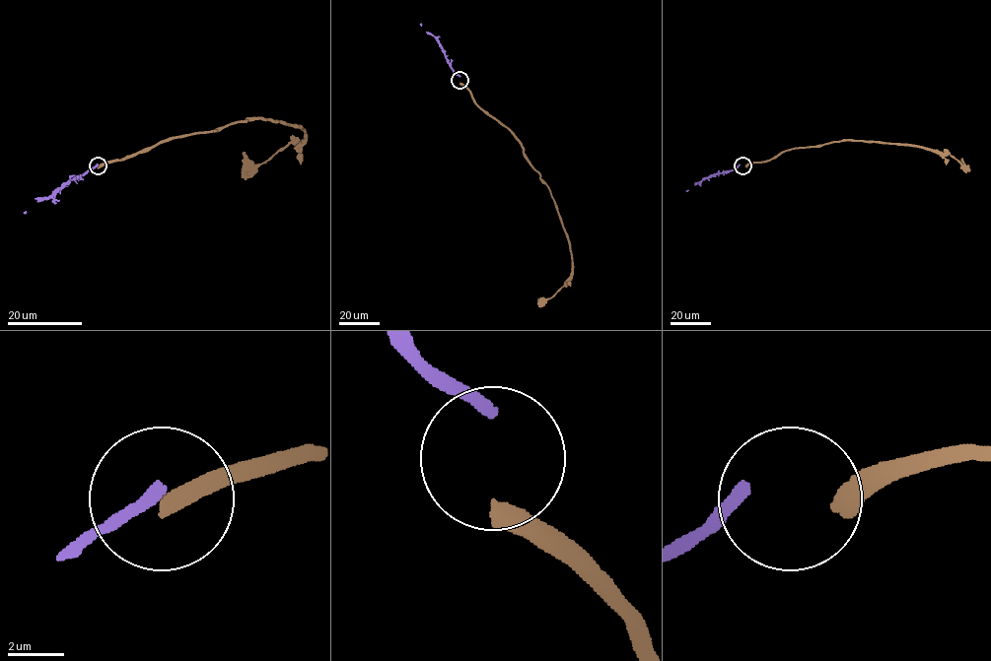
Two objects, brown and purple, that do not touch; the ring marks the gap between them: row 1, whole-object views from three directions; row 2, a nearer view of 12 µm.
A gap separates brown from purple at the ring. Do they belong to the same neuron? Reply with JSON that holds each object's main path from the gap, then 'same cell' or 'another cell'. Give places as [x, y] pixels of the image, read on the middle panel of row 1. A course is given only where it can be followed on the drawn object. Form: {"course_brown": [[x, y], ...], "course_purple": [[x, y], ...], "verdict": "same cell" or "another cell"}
{"course_brown": [[460, 82], [479, 106], [521, 144], [524, 157], [547, 186], [568, 240], [569, 281], [537, 303]], "course_purple": [[460, 77], [452, 68], [438, 40], [420, 23]], "verdict": "another cell"}

